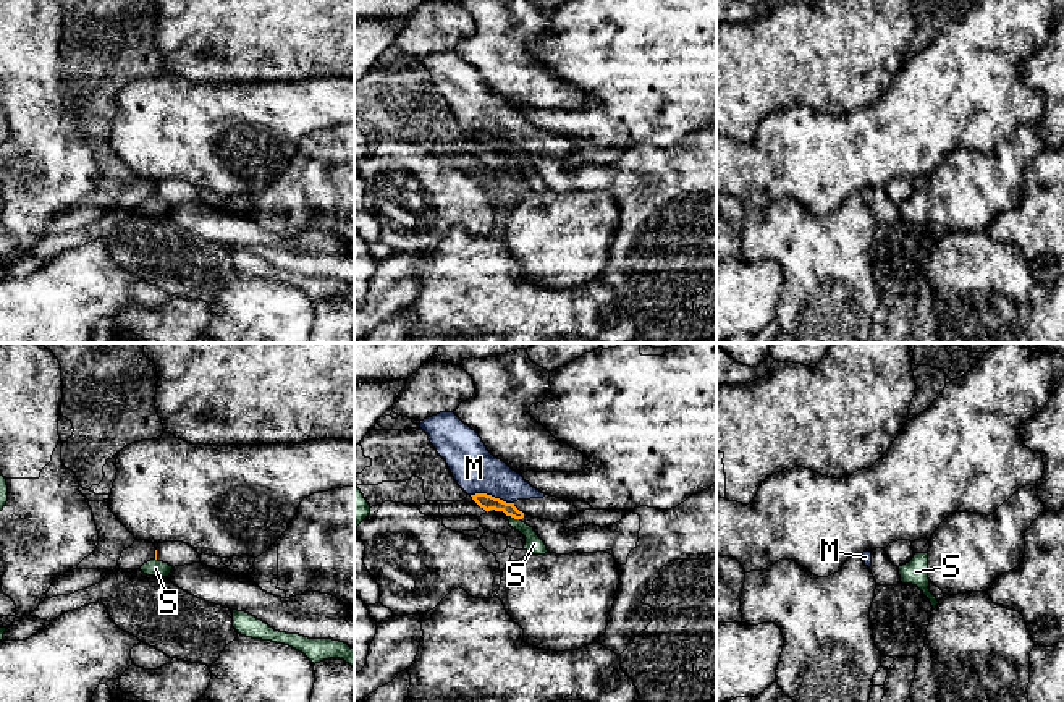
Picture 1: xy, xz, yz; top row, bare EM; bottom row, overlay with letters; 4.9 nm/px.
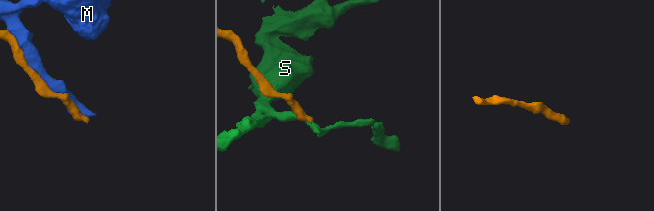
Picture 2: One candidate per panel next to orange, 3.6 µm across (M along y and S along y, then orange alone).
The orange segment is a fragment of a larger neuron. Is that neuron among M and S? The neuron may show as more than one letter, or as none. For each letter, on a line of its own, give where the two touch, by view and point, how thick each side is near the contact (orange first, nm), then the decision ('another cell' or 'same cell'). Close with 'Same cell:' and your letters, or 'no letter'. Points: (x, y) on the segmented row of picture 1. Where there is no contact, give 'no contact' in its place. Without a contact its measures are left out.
M: xz (490, 495) | 80/220 nm | another cell
S: xz (505, 513) | 80/90 nm | another cell
Same cell: no letter

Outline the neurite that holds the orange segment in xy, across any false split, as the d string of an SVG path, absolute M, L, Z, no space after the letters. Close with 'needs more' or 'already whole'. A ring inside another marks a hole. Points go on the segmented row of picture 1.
M183 542L155 543L155 548L155 560L168 563L173 568L201 563L199 553Z; needs more

